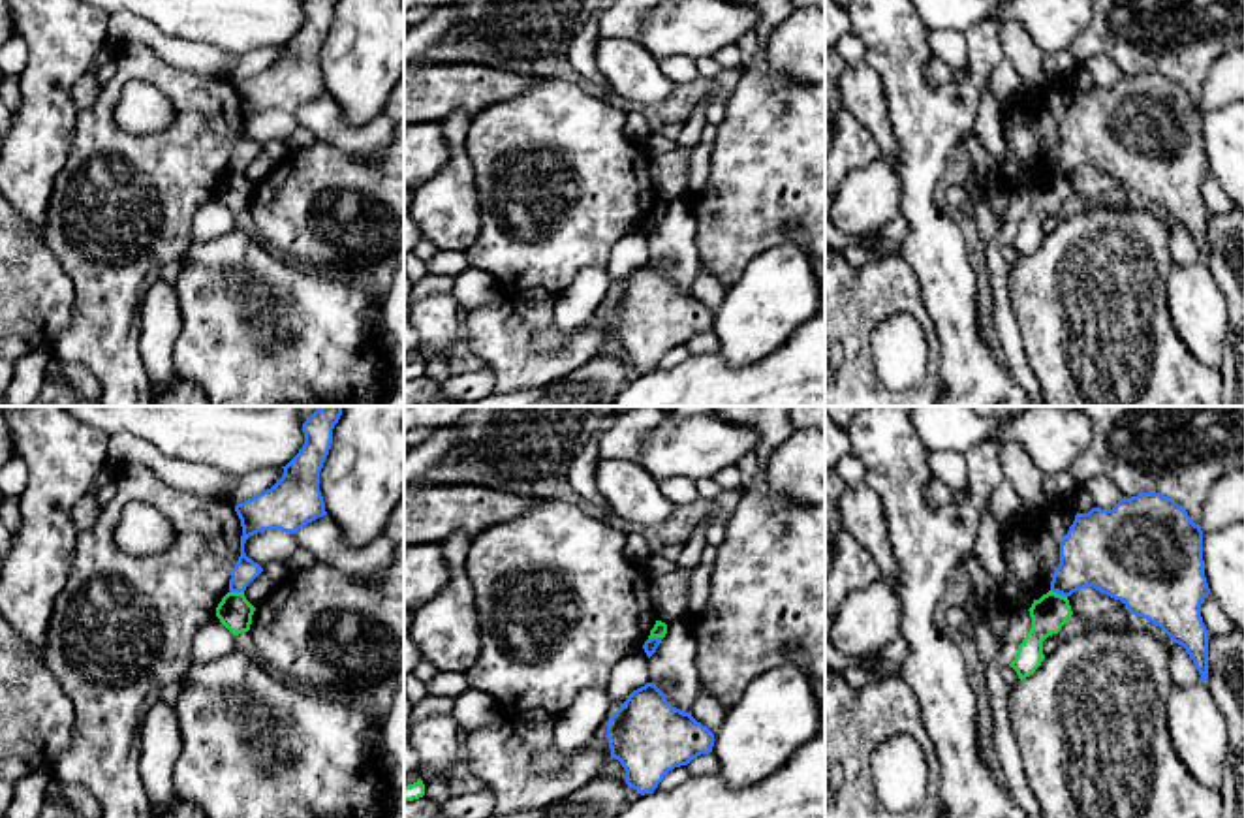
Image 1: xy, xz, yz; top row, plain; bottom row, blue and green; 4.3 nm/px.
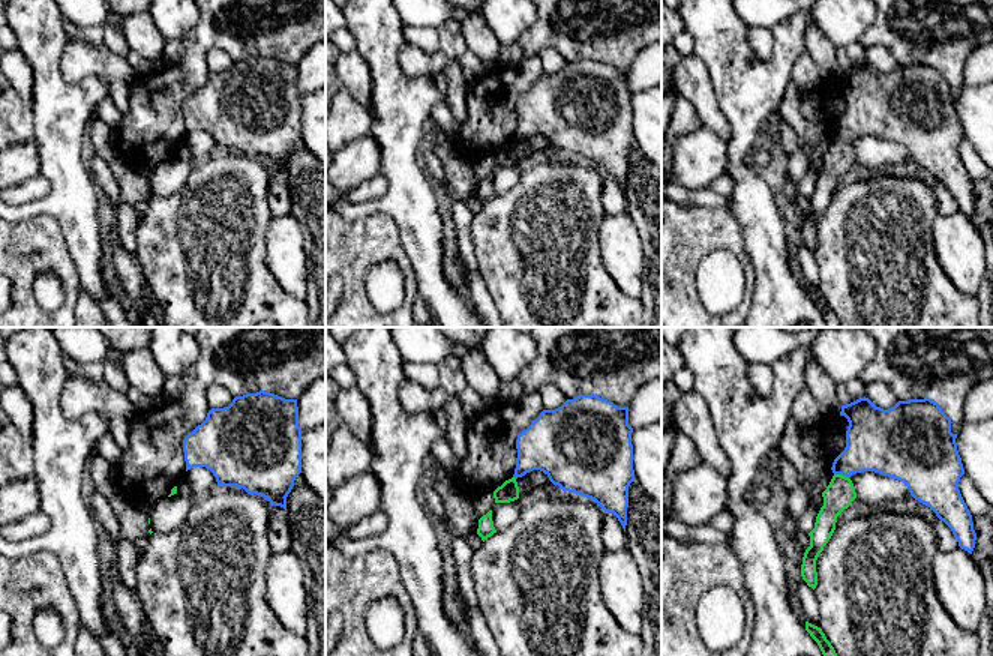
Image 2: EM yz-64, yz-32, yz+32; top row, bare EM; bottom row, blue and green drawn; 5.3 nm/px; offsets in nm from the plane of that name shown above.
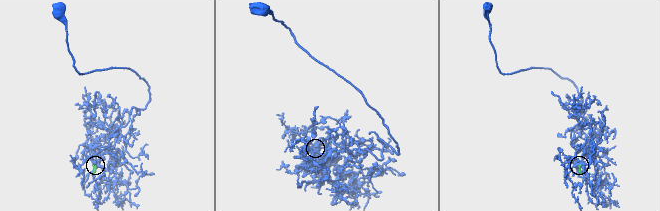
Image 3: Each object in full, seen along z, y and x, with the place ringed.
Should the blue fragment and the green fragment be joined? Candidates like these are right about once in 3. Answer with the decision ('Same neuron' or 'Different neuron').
Different neuron

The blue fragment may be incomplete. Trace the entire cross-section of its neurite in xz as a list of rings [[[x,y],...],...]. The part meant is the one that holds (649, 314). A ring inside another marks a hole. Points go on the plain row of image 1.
[[[652,261],[633,269],[607,301],[611,337],[626,350],[626,363],[641,374],[658,367],[675,346],[712,331],[714,312],[692,291],[673,286]]]

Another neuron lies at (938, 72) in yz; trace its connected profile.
[[[934,56],[926,68],[925,75],[932,85],[945,85],[968,75],[966,68],[951,68],[941,58]]]

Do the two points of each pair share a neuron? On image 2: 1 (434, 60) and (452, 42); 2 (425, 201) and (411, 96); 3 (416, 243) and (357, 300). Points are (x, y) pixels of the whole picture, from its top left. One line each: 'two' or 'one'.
1: two
2: one
3: two

